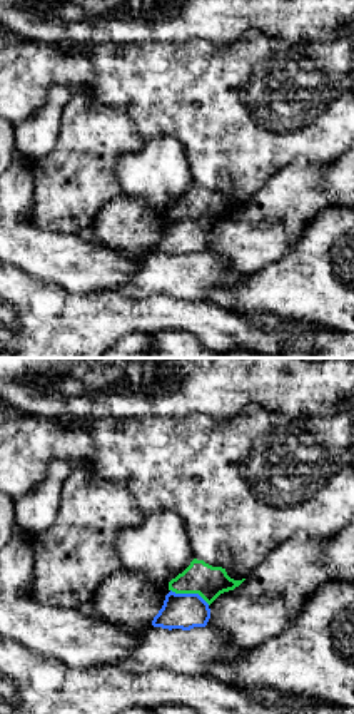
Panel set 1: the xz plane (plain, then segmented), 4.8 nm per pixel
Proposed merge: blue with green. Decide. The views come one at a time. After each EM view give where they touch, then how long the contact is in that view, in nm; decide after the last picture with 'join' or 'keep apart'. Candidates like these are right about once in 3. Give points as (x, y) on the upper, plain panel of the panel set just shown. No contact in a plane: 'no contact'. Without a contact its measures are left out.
meets blue at (191, 219); contact 200 nm long

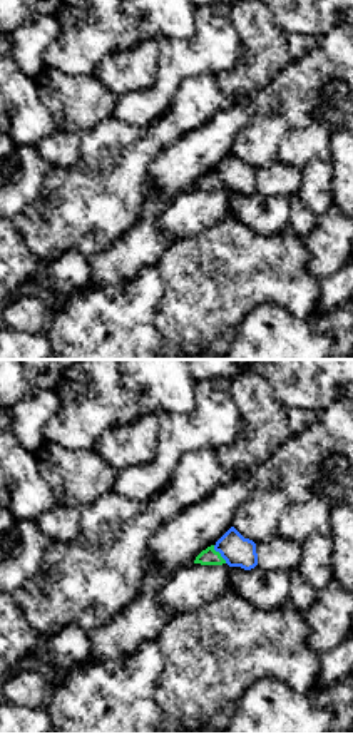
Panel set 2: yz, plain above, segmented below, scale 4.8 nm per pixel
meets blue at (219, 178); contact 110 nm long

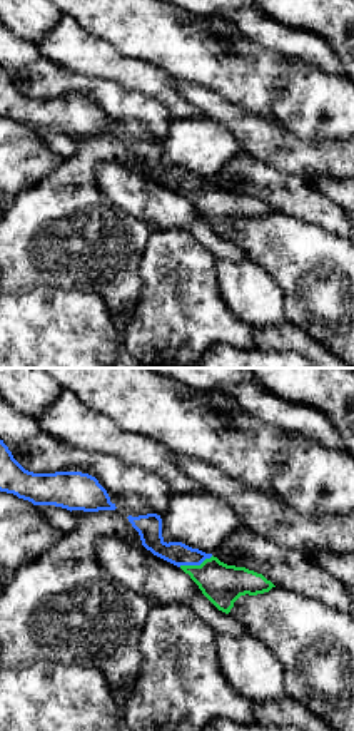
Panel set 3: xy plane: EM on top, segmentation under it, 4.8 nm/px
meets blue at (196, 189); contact 180 nm long

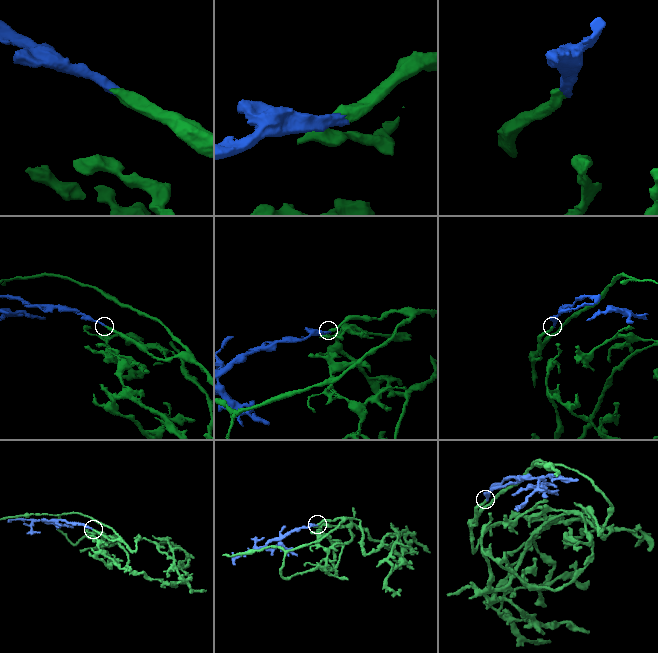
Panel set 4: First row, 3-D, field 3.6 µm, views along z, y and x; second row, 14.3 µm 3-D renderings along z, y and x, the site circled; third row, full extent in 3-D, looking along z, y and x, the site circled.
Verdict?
join

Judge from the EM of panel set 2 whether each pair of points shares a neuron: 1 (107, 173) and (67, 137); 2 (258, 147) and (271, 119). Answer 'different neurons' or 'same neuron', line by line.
1: different neurons
2: same neuron

